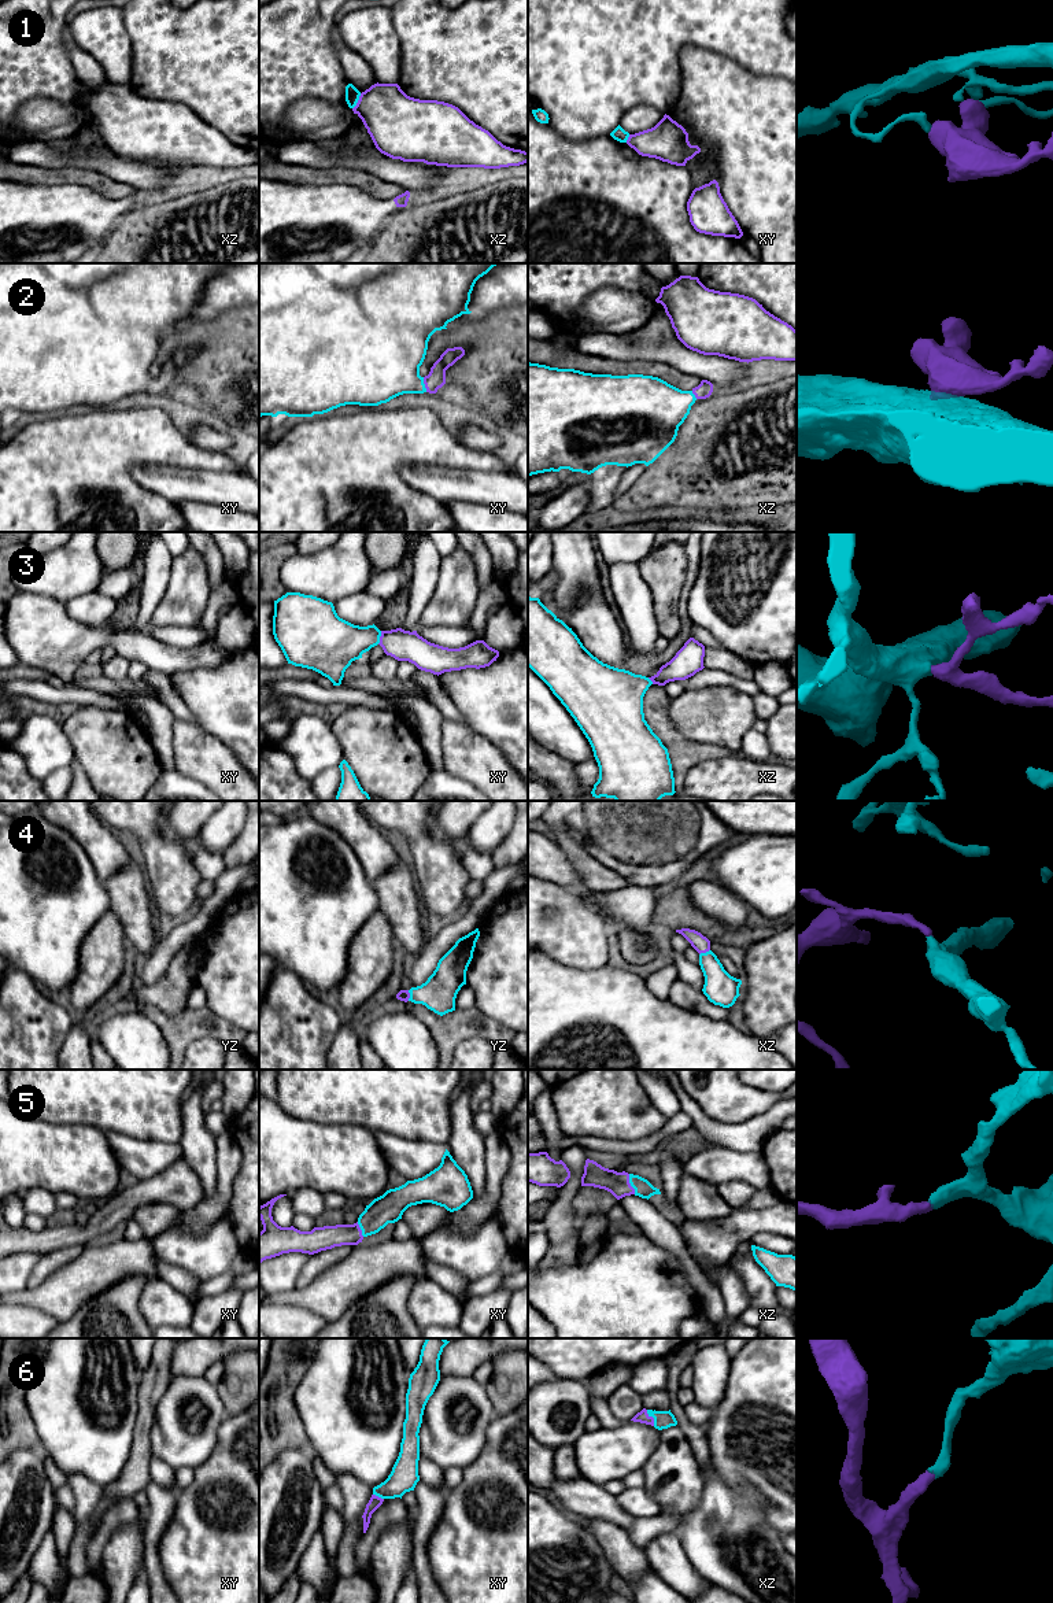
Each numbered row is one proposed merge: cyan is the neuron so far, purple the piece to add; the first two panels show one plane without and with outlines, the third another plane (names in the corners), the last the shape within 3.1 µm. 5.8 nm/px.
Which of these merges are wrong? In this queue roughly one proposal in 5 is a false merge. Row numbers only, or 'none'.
1

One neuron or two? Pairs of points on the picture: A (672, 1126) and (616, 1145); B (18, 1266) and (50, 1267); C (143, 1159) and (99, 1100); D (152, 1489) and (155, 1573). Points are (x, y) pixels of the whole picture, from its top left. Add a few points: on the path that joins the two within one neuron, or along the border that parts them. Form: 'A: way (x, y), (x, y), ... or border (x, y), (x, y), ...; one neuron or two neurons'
A: way (658, 1137), (645, 1147), (630, 1147); one neuron
B: border (41, 1255), (25, 1286); two neurons
C: border (104, 1130), (155, 1141); two neurons
D: way (156, 1510), (152, 1552); one neuron

